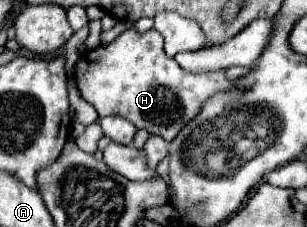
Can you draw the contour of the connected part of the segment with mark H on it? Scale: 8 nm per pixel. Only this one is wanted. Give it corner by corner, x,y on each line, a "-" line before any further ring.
134,28
124,30
114,42
102,44
86,54
76,64
78,72
78,90
86,102
90,102
98,116
122,116
130,120
136,128
144,128
150,134
162,136
166,142
172,142
176,134
190,122
190,118
196,118
200,112
200,106
212,98
218,92
228,92
234,88
234,82
226,78
226,70
212,70
206,74
192,74
188,70
182,70
174,58
168,58
162,48
162,40
158,40
156,30
148,30
144,34
136,32

